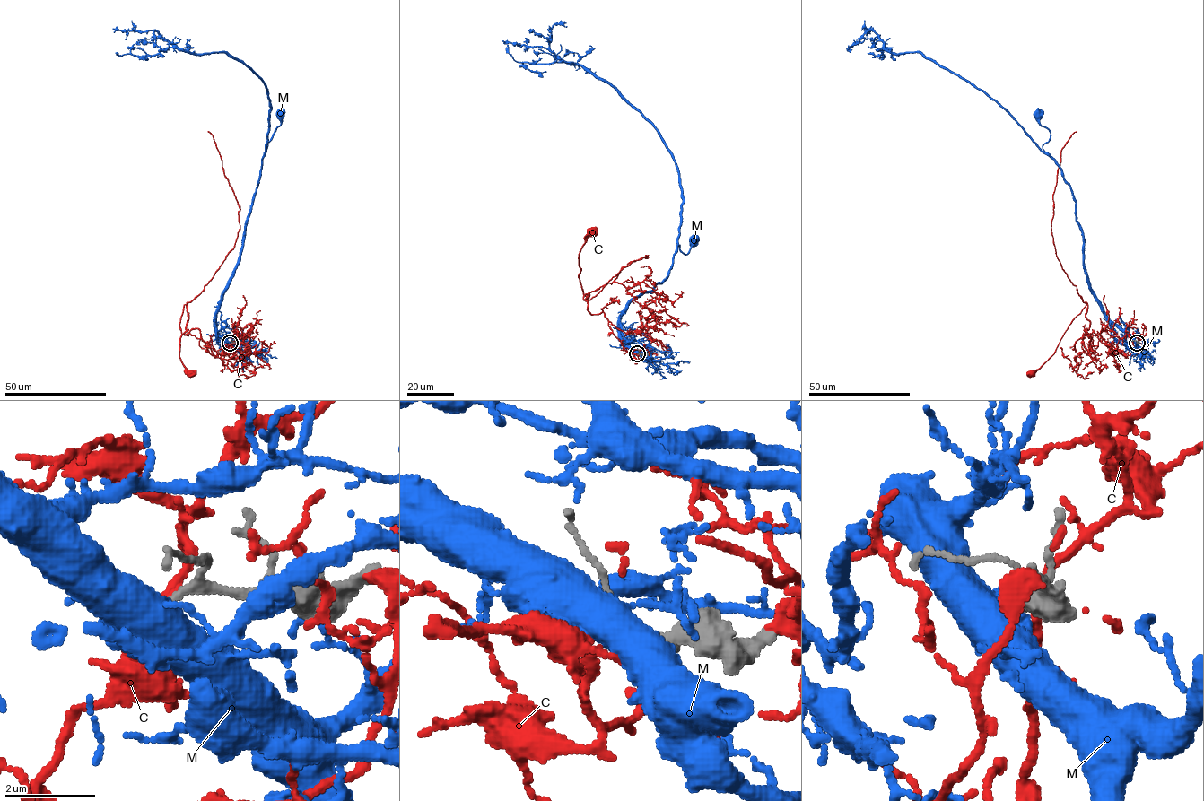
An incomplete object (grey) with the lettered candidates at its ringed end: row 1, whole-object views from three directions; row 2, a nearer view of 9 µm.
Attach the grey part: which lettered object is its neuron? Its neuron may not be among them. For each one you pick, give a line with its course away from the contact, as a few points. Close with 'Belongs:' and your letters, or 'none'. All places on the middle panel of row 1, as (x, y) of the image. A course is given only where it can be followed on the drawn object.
Belongs: none

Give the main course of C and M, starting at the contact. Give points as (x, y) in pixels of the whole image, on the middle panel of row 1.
C: (637, 354), (626, 351), (602, 311), (592, 314), (583, 297), (589, 295), (580, 281), (579, 254), (595, 232)
M: (637, 353), (621, 337), (619, 317), (632, 300), (667, 277), (678, 246), (686, 254), (693, 241)

